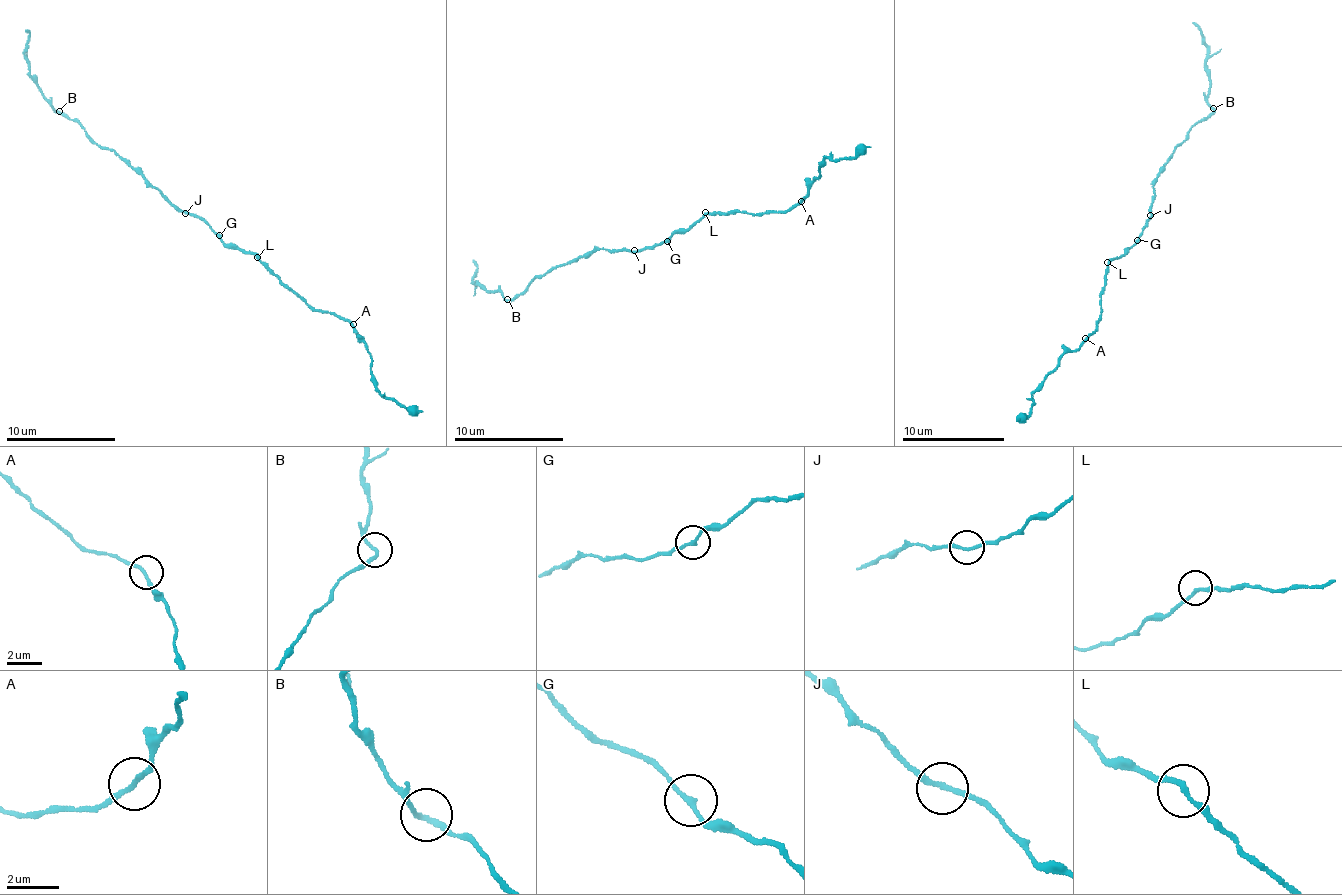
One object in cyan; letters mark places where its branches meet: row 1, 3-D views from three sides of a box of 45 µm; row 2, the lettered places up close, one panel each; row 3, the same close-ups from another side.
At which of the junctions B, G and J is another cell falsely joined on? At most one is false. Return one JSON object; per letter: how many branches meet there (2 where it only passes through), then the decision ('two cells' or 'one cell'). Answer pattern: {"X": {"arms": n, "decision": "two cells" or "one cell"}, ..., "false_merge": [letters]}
{"B": {"arms": 2, "decision": "one cell"}, "G": {"arms": 2, "decision": "two cells"}, "J": {"arms": 2, "decision": "one cell"}, "false_merge": ["G"]}

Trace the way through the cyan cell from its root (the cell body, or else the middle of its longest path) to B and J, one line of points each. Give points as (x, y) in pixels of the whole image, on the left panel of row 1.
B: (213, 231), (196, 216), (177, 210), (117, 154), (108, 148), (100, 147), (81, 125), (67, 120), (59, 111)
J: (213, 231), (202, 219), (185, 213)

